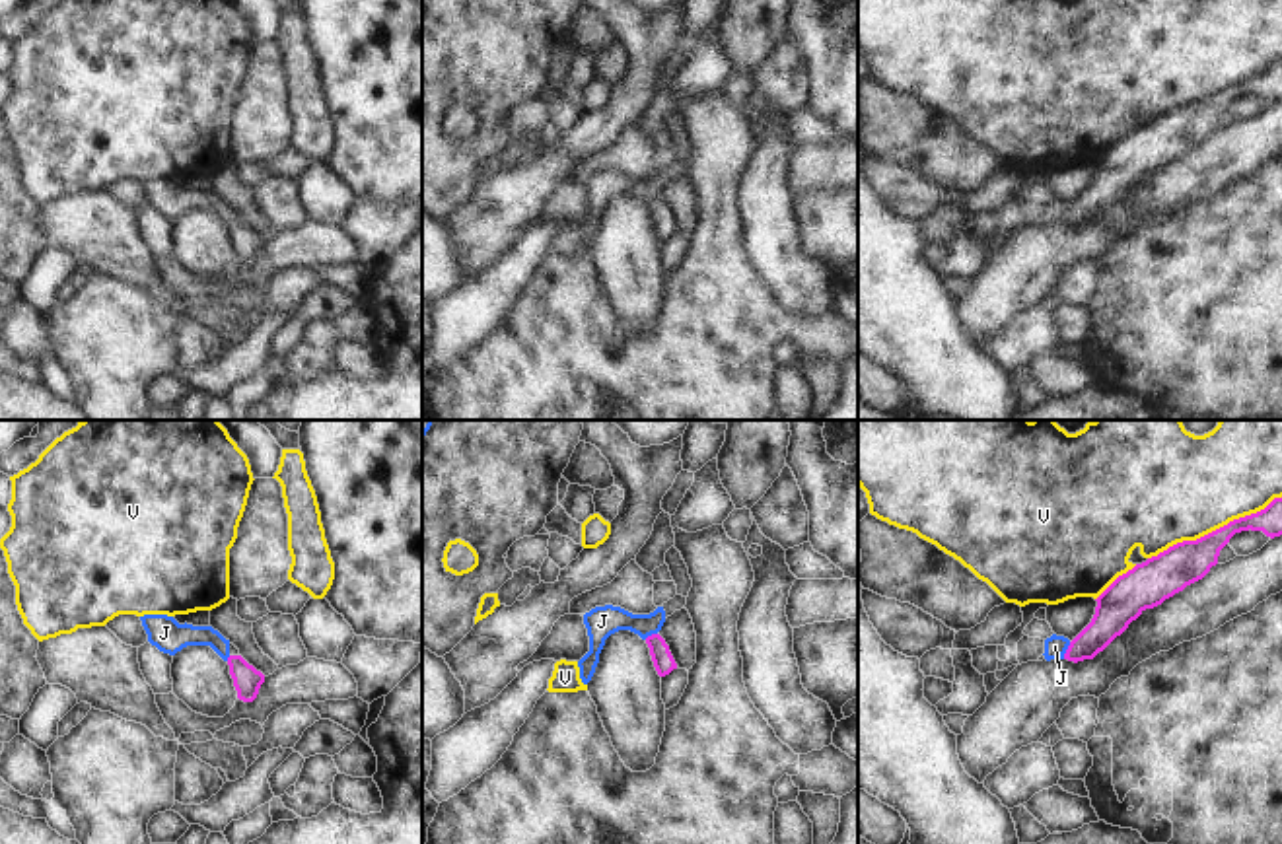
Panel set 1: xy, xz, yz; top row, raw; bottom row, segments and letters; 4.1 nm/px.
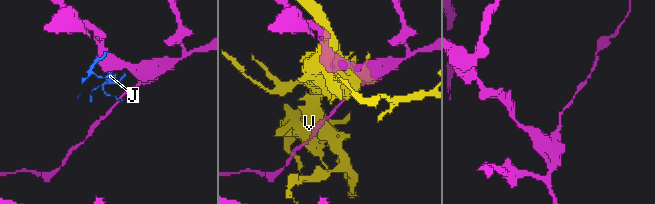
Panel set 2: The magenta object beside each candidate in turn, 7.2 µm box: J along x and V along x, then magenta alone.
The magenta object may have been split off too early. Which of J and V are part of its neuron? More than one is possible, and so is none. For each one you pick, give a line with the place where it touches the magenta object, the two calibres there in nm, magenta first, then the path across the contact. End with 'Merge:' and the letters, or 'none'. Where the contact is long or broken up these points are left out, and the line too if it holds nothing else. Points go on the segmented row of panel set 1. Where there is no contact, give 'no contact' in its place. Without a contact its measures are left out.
J: contact yz (1067, 650); calibres 160 and 90 nm; way yz (1113, 613), (1078, 650), (1067, 650), (1055, 646)
Merge: J

